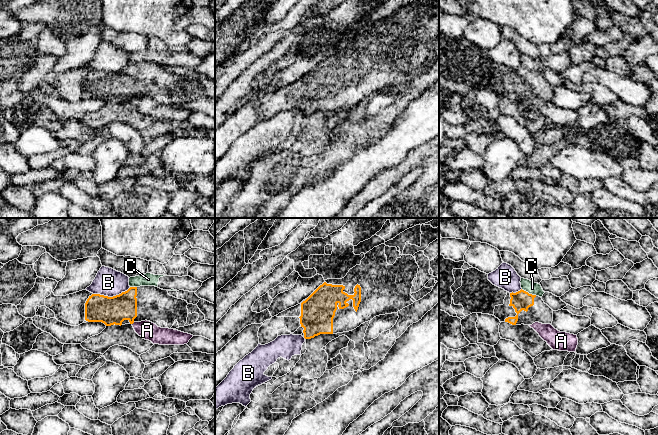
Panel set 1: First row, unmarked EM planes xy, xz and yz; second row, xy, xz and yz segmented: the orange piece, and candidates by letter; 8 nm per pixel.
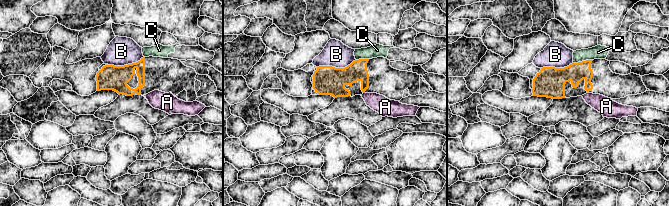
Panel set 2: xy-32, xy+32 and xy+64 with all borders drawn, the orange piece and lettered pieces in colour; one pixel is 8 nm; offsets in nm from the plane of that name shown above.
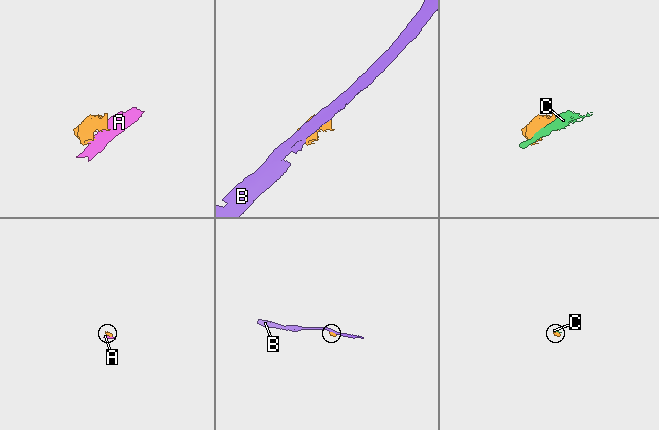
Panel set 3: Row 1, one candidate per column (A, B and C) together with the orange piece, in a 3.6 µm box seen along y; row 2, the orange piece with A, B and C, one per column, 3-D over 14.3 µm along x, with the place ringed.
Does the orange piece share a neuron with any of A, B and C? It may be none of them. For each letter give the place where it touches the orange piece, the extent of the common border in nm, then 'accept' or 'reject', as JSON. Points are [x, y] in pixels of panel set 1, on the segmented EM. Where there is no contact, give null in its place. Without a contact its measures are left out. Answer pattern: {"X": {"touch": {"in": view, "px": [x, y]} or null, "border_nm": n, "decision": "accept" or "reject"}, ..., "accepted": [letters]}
{"A": {"touch": null, "decision": "reject"}, "B": {"touch": {"in": "xy", "px": [111, 297]}, "border_nm": 300, "decision": "reject"}, "C": {"touch": {"in": "yz", "px": [528, 293]}, "border_nm": 140, "decision": "reject"}, "accepted": []}

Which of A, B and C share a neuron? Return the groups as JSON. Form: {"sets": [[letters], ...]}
{"sets": [["A"], ["B"], ["C"]]}

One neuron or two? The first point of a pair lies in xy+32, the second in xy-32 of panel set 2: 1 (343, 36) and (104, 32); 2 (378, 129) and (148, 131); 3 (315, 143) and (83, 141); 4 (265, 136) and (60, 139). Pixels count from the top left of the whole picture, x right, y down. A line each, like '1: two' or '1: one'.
1: two
2: two
3: two
4: one

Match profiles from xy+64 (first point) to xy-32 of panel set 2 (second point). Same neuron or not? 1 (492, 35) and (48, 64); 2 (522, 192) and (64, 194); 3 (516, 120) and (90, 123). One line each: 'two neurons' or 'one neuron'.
1: two neurons
2: two neurons
3: one neuron

